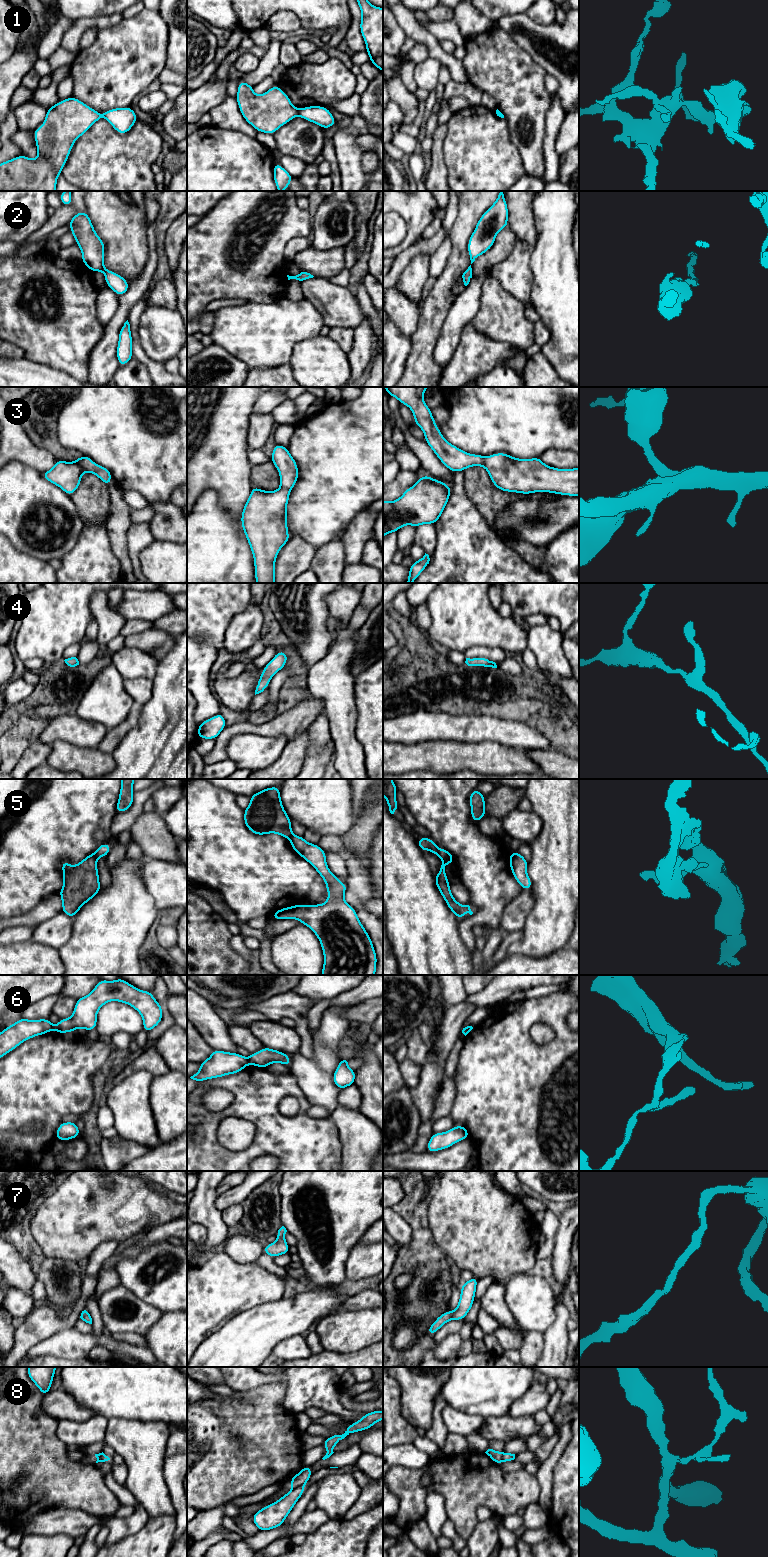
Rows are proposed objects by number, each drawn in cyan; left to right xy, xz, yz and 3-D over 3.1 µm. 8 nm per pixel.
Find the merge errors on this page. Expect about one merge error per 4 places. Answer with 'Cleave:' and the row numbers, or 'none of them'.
Cleave: 1, 5, 6, 8

